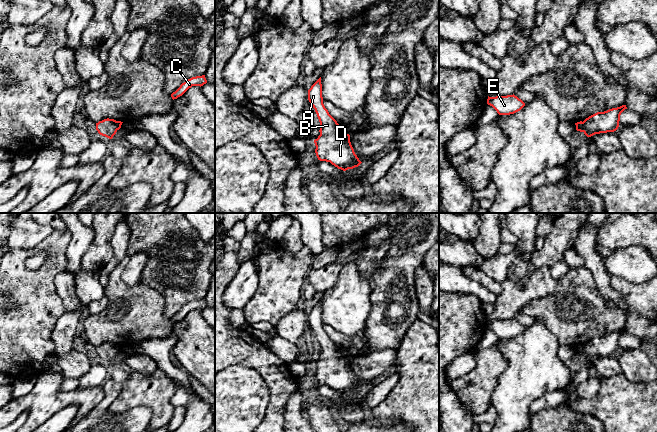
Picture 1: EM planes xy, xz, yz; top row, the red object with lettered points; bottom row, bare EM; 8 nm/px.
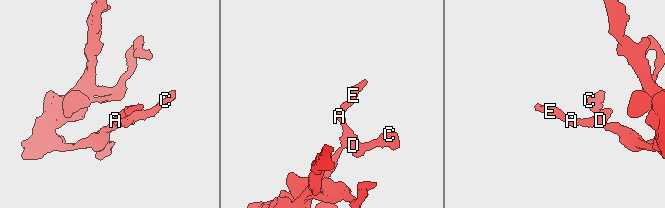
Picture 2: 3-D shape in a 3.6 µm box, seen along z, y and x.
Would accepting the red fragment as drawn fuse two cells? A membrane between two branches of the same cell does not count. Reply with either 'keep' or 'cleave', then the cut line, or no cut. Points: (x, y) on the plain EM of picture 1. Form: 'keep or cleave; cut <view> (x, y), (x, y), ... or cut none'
keep; cut none

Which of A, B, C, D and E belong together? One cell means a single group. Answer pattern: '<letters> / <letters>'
A B C D E

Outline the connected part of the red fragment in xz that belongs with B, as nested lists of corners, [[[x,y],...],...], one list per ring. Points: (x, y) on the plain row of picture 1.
[[[321,301],[308,314],[308,324],[320,346],[320,359],[314,364],[318,384],[330,386],[343,395],[358,391],[362,386],[354,376],[350,359],[342,355],[323,328]]]

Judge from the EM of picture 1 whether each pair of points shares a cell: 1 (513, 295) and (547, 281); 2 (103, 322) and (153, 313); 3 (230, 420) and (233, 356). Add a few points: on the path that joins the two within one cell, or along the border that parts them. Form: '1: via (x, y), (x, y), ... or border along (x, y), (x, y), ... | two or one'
1: via (521, 292), (539, 283) | one
2: via (115, 322), (126, 321), (134, 314), (141, 313) | one
3: border along (225, 368), (231, 365), (246, 365), (256, 371) | two

